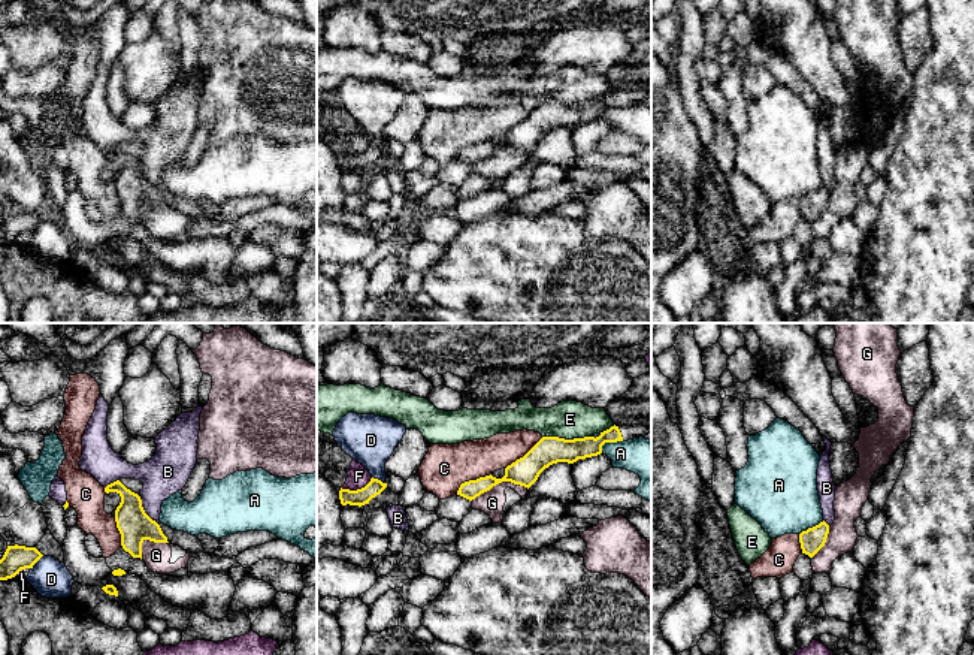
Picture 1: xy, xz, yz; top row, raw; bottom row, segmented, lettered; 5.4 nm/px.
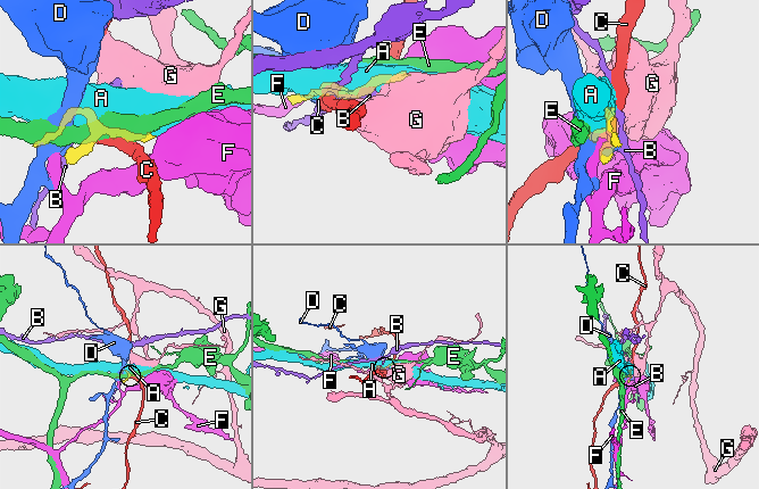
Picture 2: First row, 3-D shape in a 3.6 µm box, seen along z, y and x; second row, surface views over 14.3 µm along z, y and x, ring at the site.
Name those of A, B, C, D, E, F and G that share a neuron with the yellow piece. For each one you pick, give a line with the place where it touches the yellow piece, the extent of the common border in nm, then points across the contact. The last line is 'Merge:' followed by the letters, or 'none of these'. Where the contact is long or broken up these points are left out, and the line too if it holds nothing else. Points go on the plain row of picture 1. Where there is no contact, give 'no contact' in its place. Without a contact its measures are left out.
Merge: none of these

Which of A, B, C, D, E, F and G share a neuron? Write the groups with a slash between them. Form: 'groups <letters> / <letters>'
groups A / B / C / D / E / F / G

